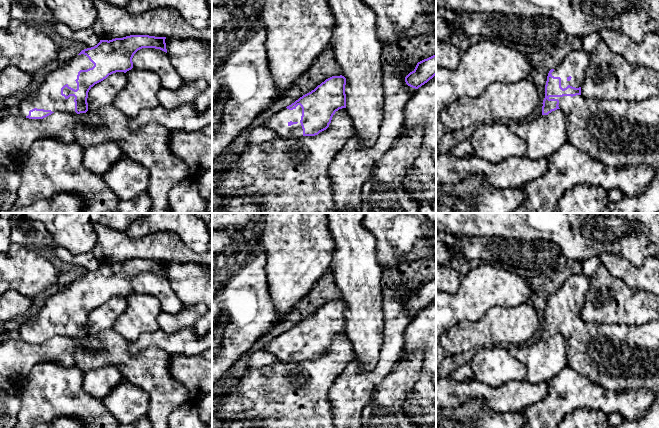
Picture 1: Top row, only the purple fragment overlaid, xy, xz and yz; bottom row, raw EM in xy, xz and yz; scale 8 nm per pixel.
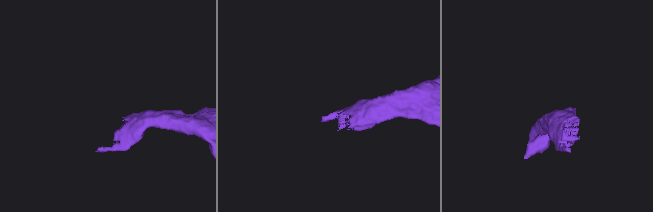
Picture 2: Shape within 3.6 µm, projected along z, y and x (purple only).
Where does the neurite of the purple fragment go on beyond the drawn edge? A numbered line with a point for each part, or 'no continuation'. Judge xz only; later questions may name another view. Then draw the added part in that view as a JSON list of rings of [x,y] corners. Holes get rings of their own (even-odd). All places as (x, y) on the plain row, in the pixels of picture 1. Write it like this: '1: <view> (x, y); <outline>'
1: xz (278, 346); [[[300,329],[293,334],[284,332],[272,339],[263,350],[275,355],[282,362],[300,362],[303,360],[301,340]]]

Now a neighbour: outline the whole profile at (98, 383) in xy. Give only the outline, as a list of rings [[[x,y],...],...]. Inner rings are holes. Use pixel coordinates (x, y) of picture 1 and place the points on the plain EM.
[[[113,366],[83,372],[83,390],[102,400],[122,380],[122,374]]]

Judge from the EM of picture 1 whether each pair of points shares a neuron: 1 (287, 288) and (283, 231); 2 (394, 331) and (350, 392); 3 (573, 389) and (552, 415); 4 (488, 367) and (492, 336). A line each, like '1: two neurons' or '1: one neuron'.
1: one neuron
2: one neuron
3: one neuron
4: two neurons

